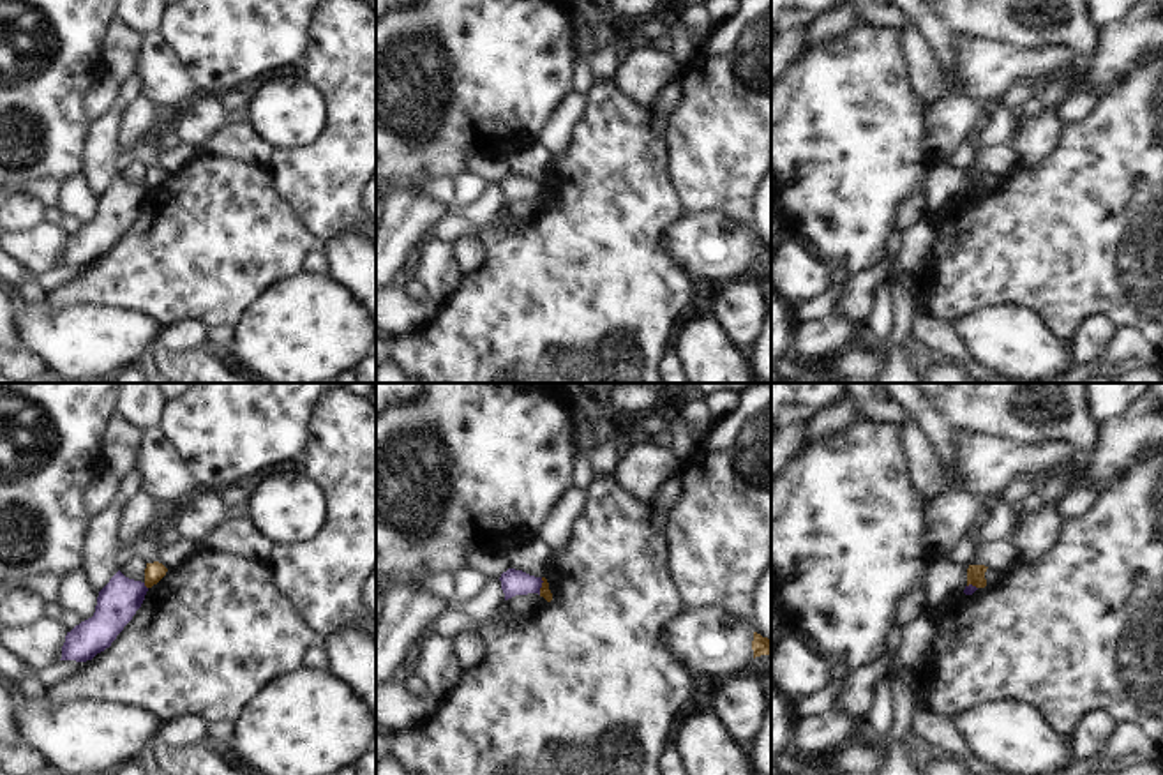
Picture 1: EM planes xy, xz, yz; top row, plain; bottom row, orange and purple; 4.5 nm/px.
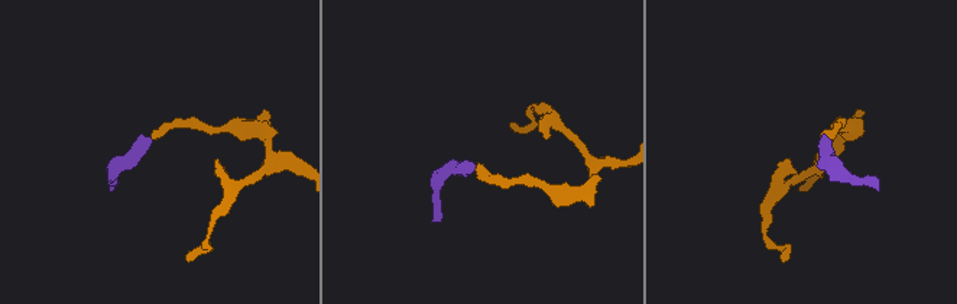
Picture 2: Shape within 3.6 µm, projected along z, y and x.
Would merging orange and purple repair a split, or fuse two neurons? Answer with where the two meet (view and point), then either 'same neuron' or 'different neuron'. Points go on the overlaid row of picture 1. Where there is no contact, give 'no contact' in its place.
meets orange in xz at (542, 586); different neuron

